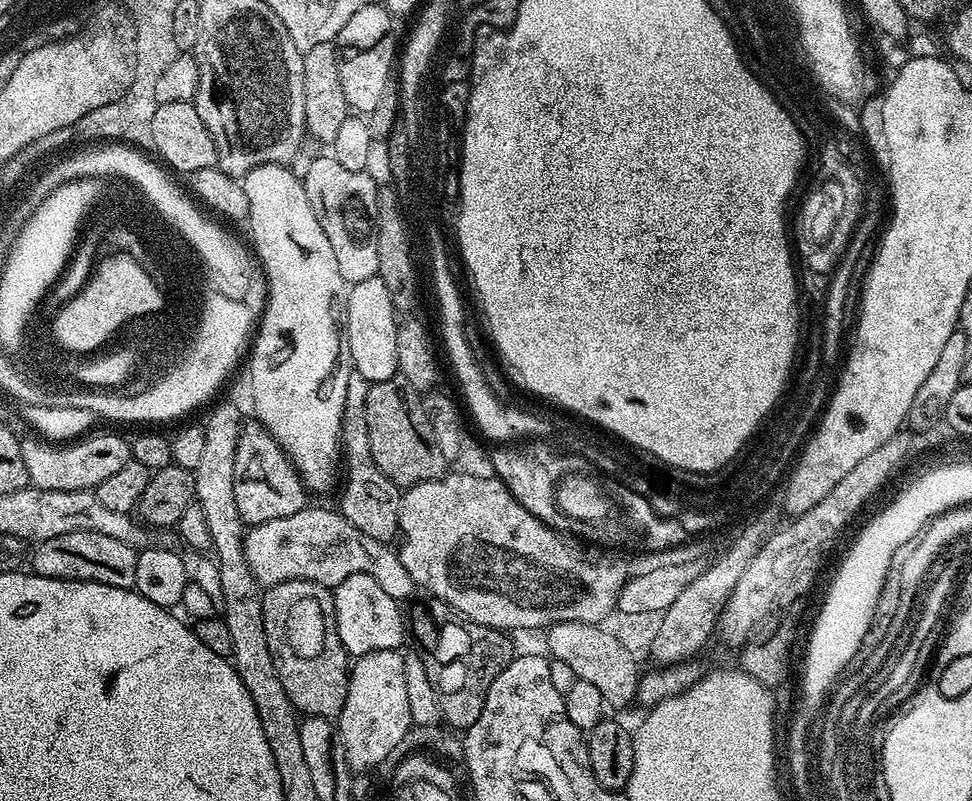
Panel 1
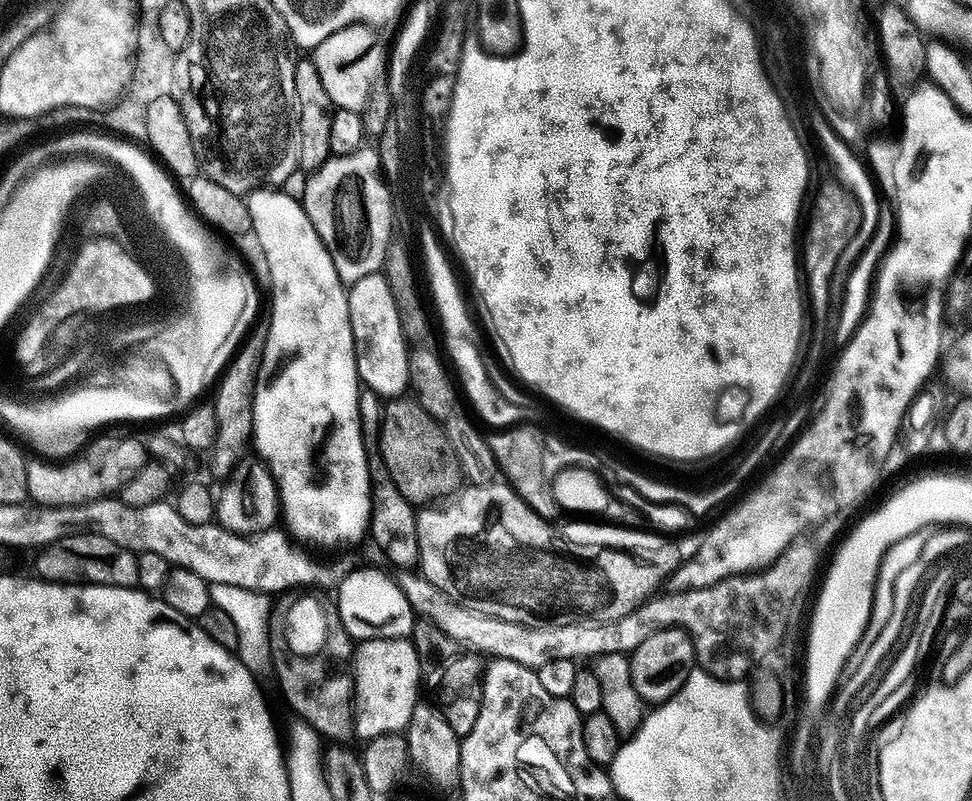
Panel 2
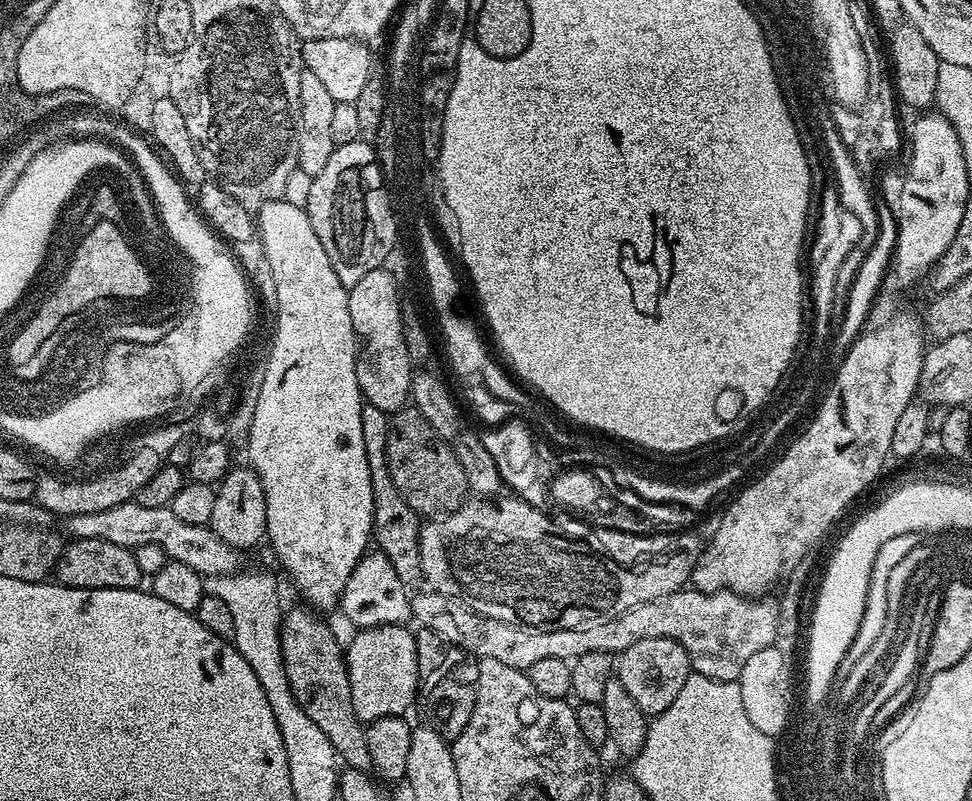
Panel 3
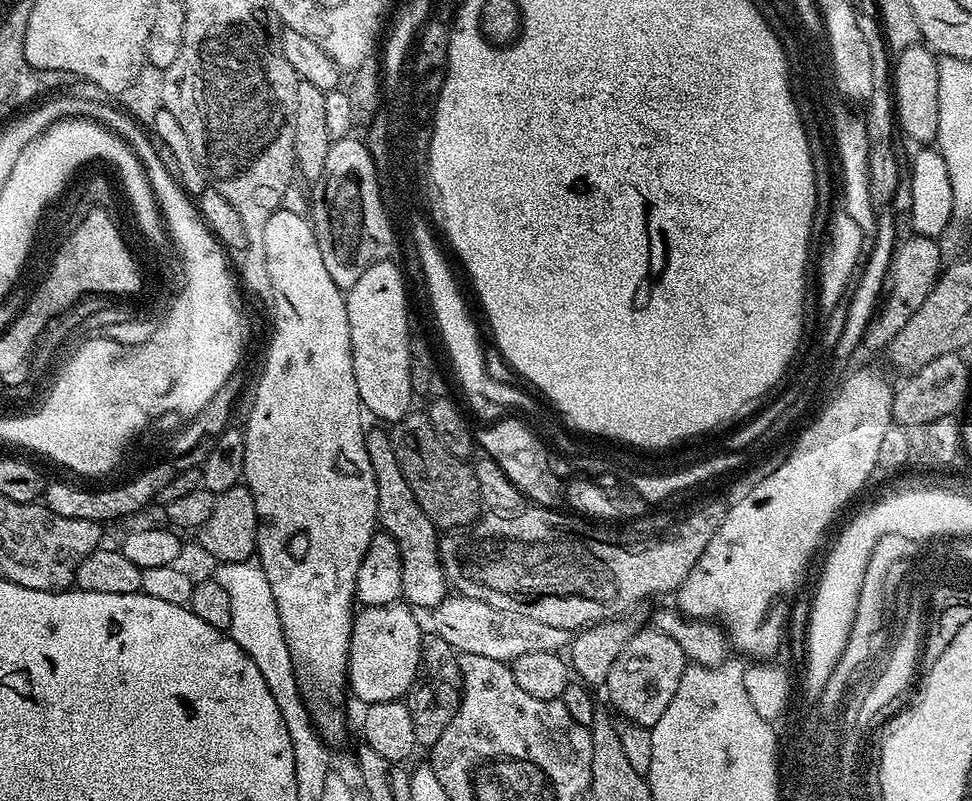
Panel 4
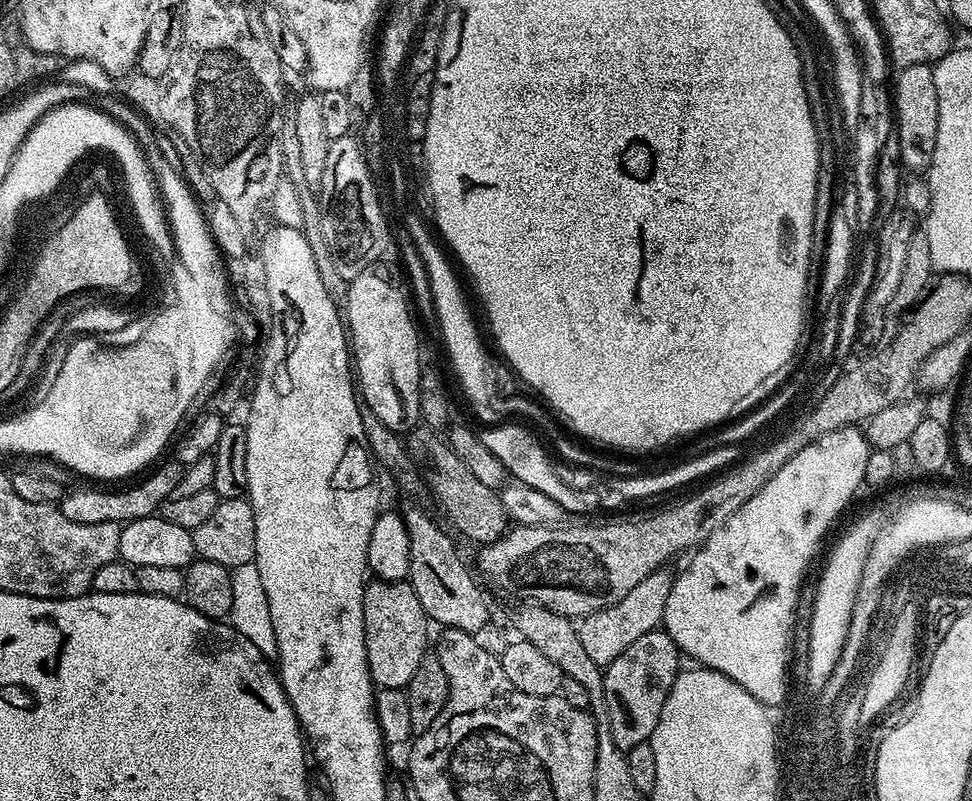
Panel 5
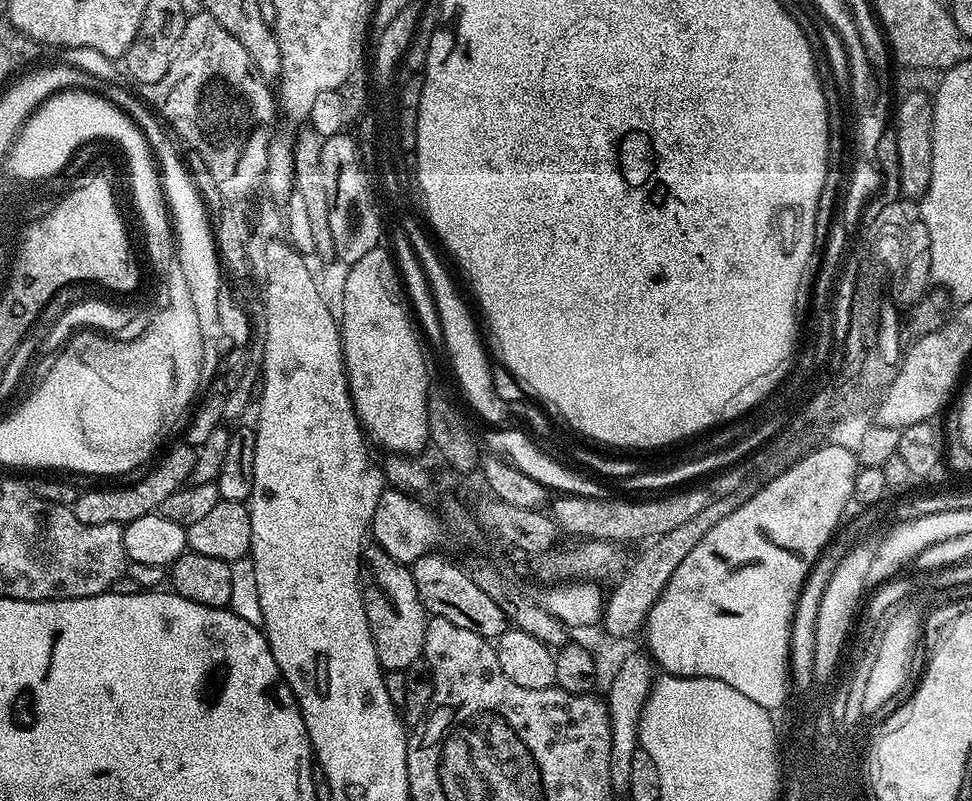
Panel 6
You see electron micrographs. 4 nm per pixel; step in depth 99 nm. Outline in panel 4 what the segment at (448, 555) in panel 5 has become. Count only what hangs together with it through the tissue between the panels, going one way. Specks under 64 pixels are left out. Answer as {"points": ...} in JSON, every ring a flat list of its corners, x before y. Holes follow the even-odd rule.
{"points":[[369,427,364,434,366,454,370,454,370,466,374,466,374,482,378,486,376,518,379,527,387,532,400,551,400,573,402,574,402,596,413,609,431,610,437,608,448,595,450,585,444,567,440,564,440,536,436,524,418,506,414,490,410,490,398,457,394,454,392,437,387,431]]}

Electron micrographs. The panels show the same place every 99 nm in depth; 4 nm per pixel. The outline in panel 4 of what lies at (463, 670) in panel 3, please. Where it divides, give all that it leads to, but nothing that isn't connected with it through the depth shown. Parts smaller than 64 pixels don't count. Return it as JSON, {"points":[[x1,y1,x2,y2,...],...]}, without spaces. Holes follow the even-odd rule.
{"points":[[435,634,425,635,420,642,420,663,420,675,413,684,412,691,408,693,406,703,414,720,414,738,417,745,431,746,438,742,438,738,442,738,442,732,446,730,446,726,450,726,454,714,458,714,458,706,464,693,464,683,460,677,458,653,450,646,450,642,446,642,446,638]]}

